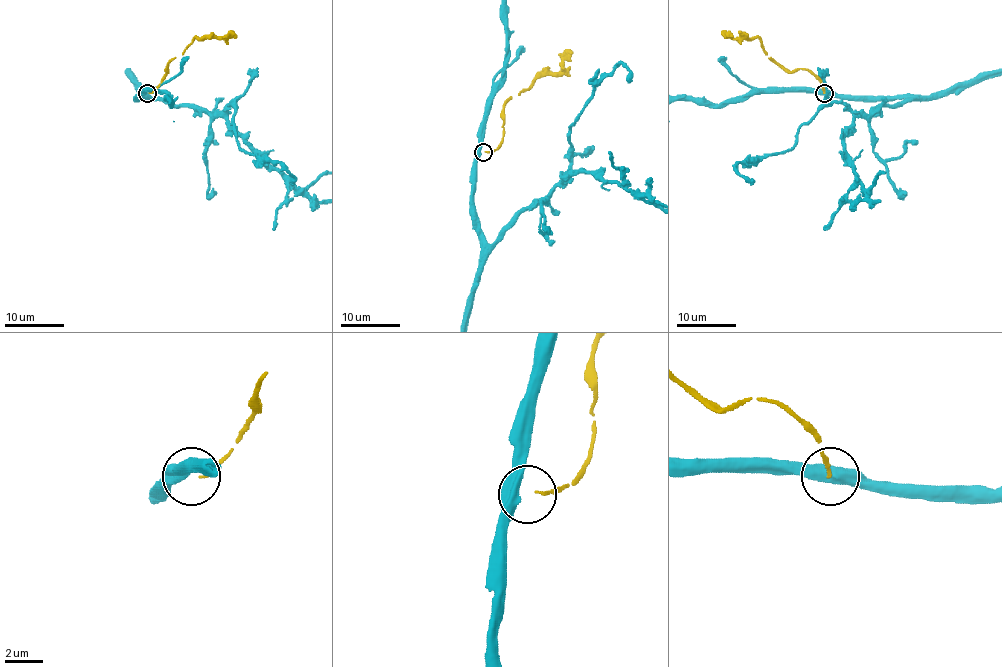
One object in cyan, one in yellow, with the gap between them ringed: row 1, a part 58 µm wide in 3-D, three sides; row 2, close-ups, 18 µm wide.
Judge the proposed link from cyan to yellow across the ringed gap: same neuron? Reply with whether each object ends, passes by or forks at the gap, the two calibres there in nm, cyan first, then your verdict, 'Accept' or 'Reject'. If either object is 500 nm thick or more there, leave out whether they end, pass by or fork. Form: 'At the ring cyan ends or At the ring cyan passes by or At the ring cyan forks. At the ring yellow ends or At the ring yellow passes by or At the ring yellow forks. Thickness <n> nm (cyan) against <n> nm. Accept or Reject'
At the ring cyan forks. At the ring yellow ends. Thickness 440 nm (cyan) against 120 nm. Accept

